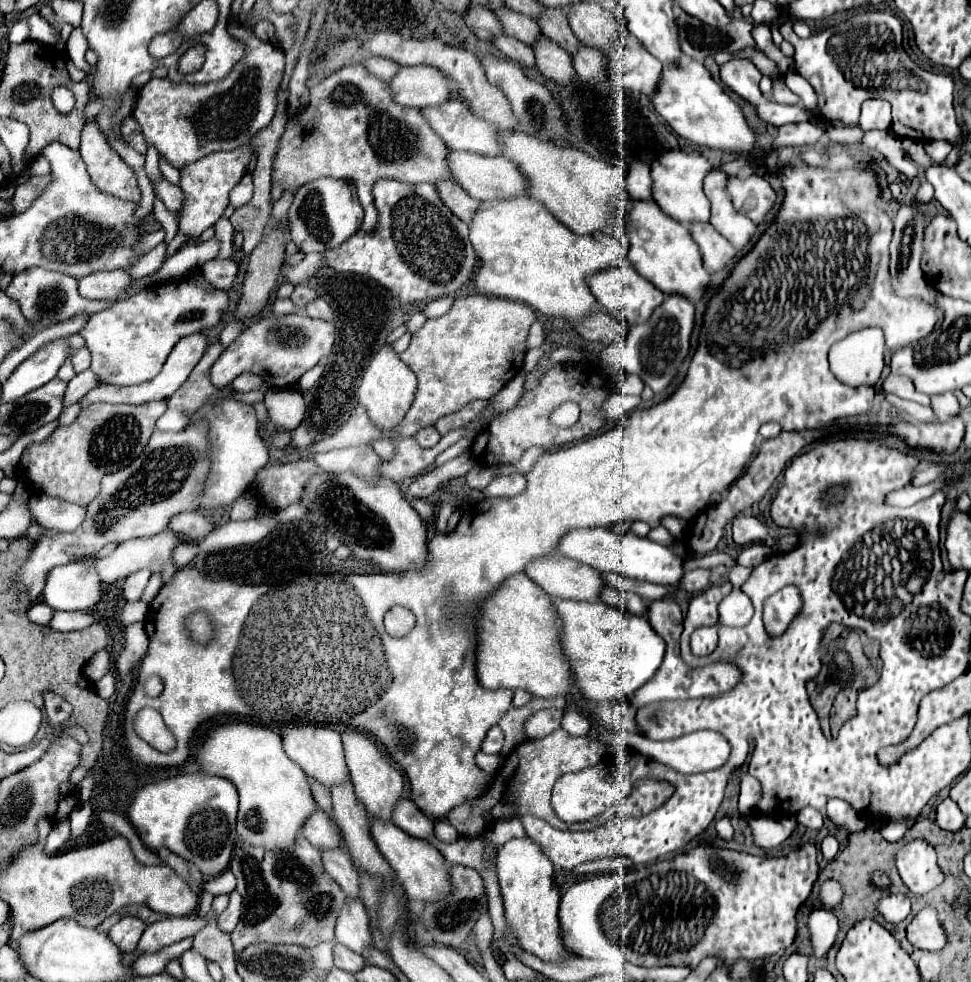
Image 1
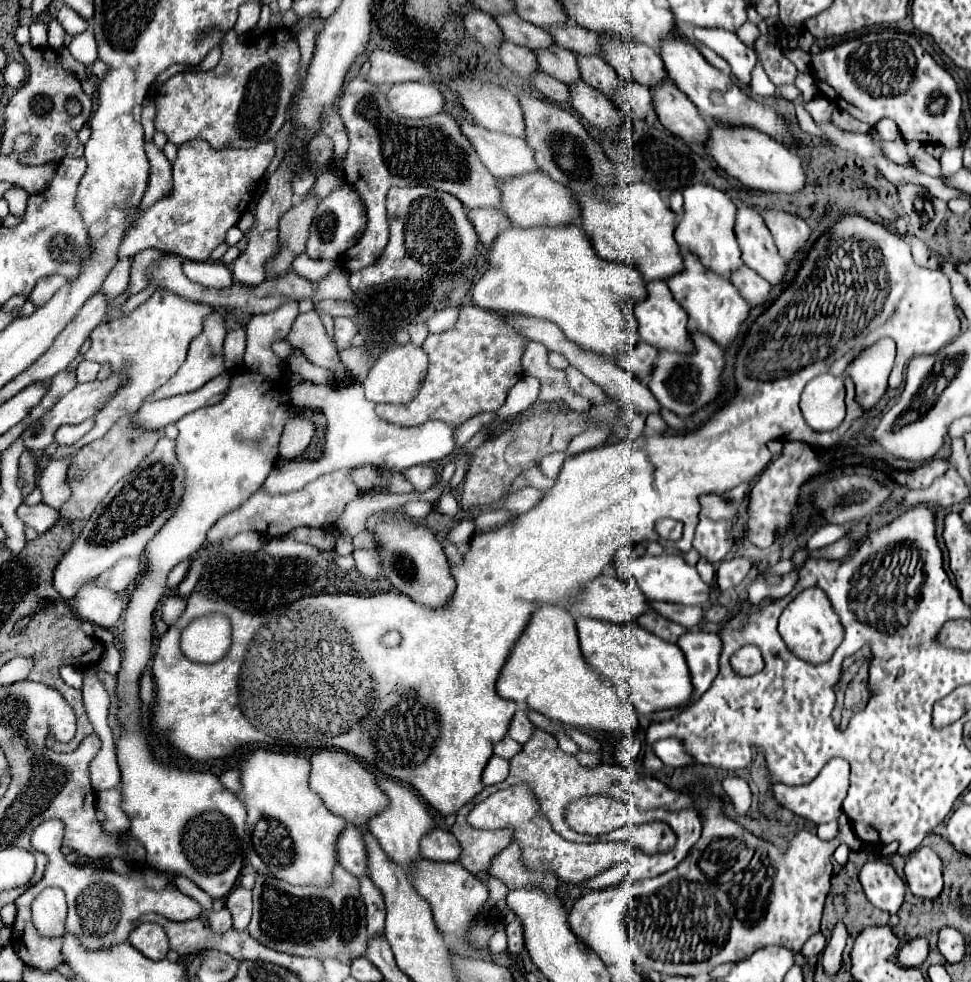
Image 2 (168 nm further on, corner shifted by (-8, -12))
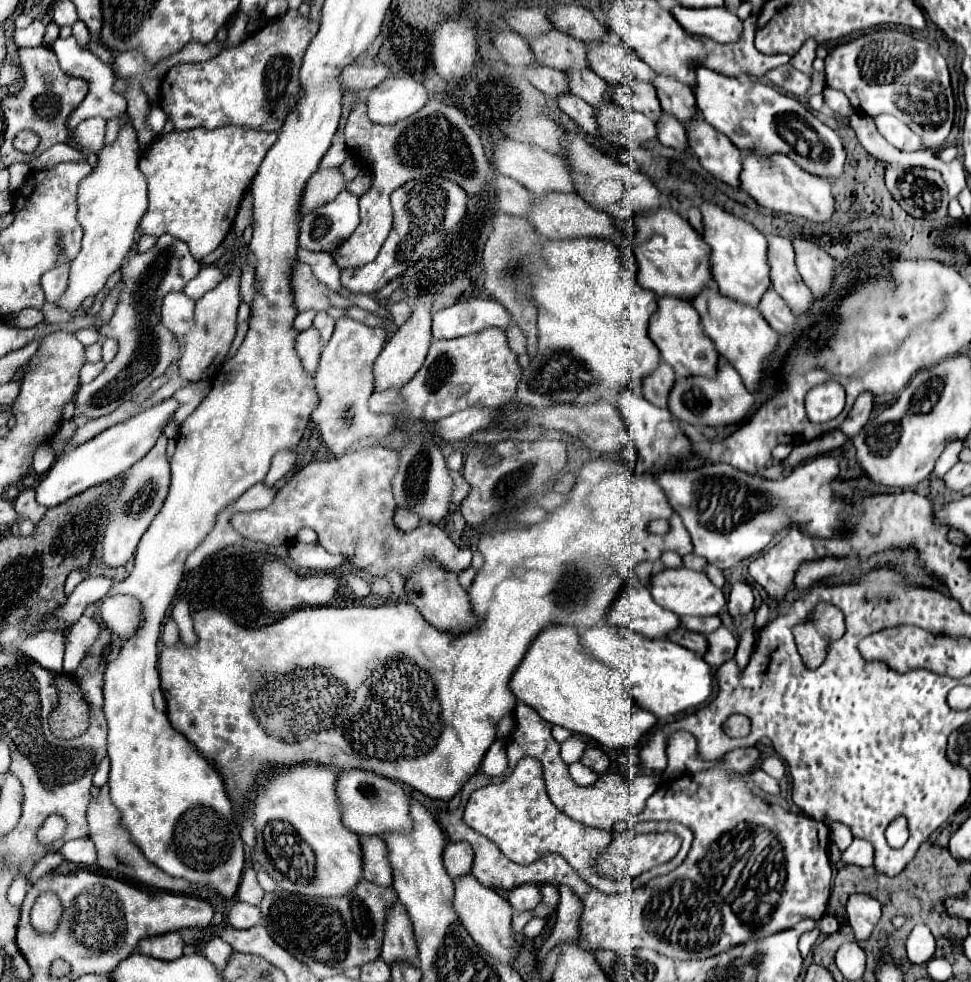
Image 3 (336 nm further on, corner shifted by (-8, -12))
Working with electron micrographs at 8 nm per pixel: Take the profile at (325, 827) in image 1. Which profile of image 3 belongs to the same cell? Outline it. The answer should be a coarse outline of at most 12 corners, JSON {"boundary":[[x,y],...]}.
{"boundary":[[360,835],[362,877],[390,887],[386,849],[380,837]]}

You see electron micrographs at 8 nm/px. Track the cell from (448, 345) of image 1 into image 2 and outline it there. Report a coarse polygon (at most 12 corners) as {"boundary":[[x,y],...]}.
{"boundary":[[476,305],[426,337],[414,401],[384,421],[462,425],[498,411],[528,339]]}

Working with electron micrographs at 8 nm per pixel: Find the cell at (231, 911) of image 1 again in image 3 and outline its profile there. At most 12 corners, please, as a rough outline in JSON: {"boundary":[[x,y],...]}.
{"boundary":[[246,869],[236,901],[258,905],[264,897],[256,871]]}

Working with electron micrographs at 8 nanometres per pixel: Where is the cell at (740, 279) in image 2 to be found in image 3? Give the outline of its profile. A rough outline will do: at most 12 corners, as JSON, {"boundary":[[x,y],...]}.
{"boundary":[[770,287],[758,305],[778,333],[794,333],[796,321]]}

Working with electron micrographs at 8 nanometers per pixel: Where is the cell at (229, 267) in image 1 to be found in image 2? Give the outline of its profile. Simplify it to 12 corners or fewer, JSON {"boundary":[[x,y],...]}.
{"boundary":[[184,261],[190,281],[224,289],[232,273],[224,263]]}

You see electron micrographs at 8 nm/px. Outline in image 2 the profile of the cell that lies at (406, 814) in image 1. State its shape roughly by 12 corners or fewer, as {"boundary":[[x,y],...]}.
{"boundary":[[434,829],[422,843],[430,861],[458,861],[460,843],[450,831]]}

